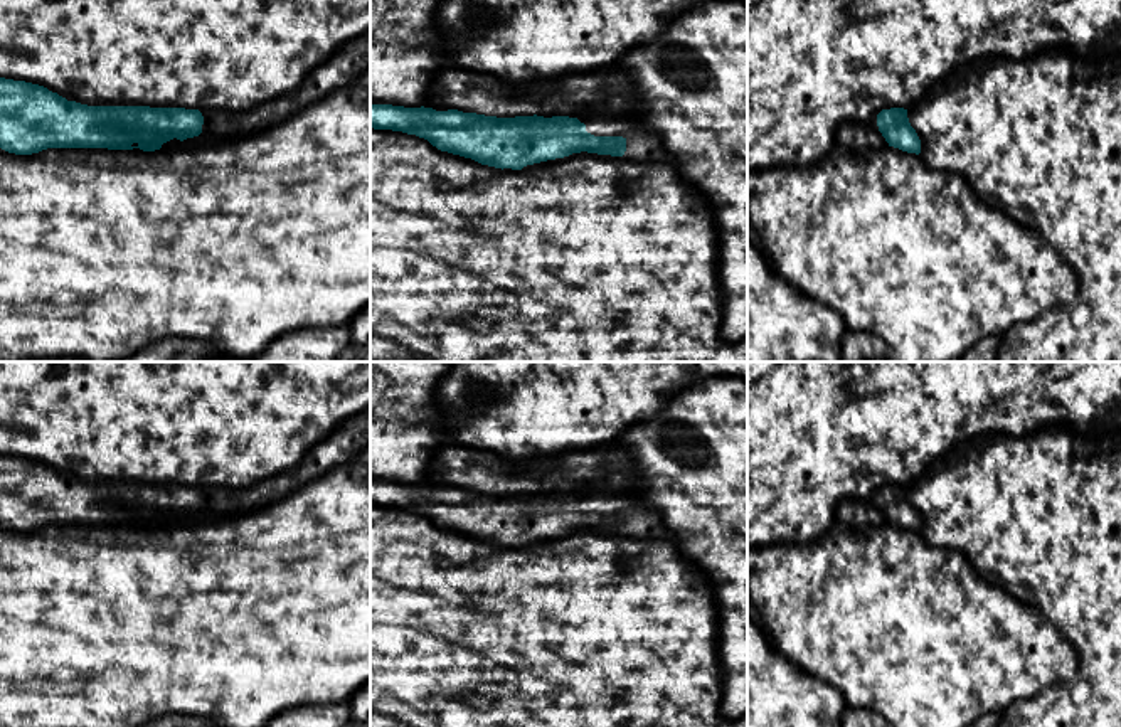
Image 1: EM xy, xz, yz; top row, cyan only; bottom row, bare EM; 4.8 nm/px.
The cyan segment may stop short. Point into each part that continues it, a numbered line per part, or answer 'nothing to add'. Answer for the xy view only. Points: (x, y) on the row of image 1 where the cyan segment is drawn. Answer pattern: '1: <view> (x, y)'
1: xy (270, 115)

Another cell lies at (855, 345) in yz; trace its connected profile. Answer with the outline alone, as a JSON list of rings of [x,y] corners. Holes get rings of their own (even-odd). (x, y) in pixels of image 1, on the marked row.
[[[845,330],[840,340],[842,362],[885,360],[887,345],[874,332]]]

